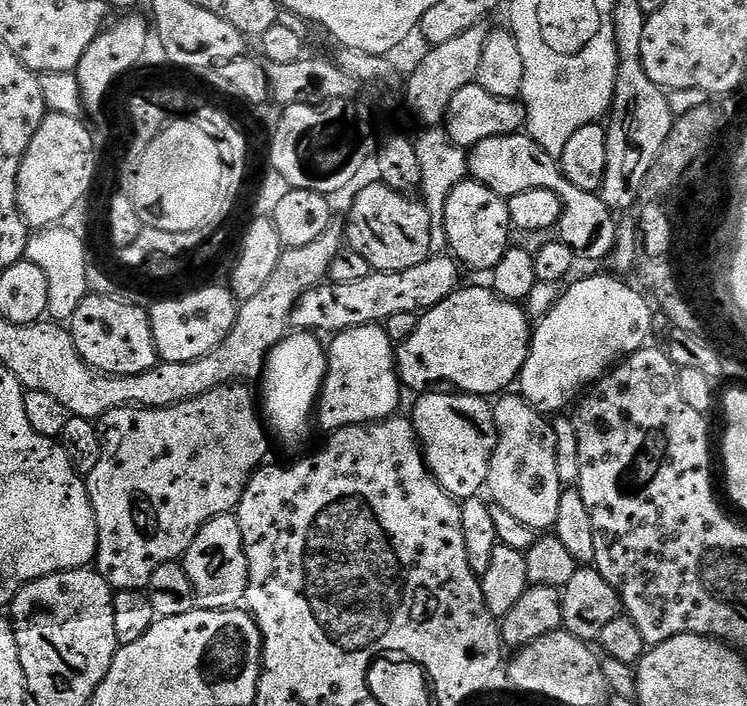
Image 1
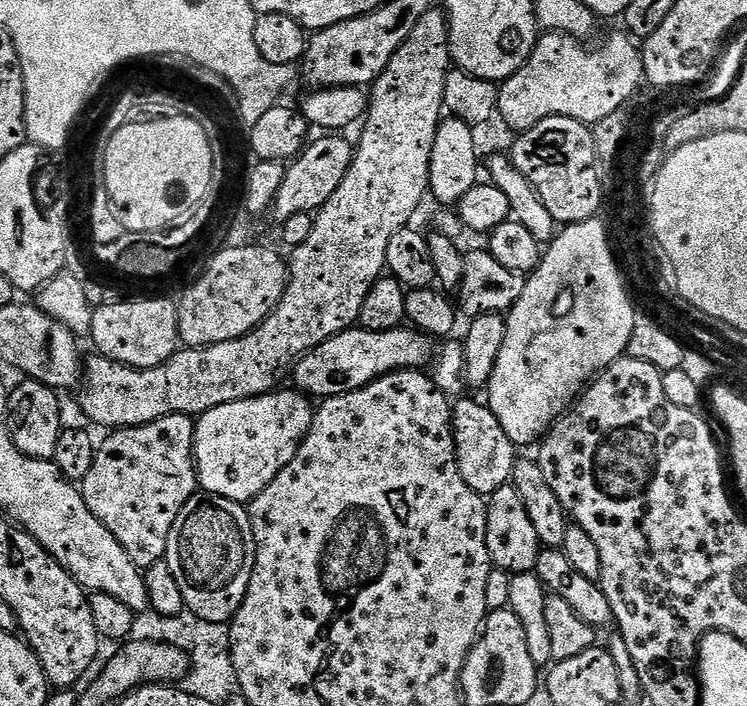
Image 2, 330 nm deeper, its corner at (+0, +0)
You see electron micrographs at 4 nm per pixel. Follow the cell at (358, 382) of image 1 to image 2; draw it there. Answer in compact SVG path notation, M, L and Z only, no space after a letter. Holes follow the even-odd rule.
M299 390L280 391L214 406L199 417L194 455L199 487L205 488L209 497L221 496L247 505L296 457L297 448L312 430L314 404Z

